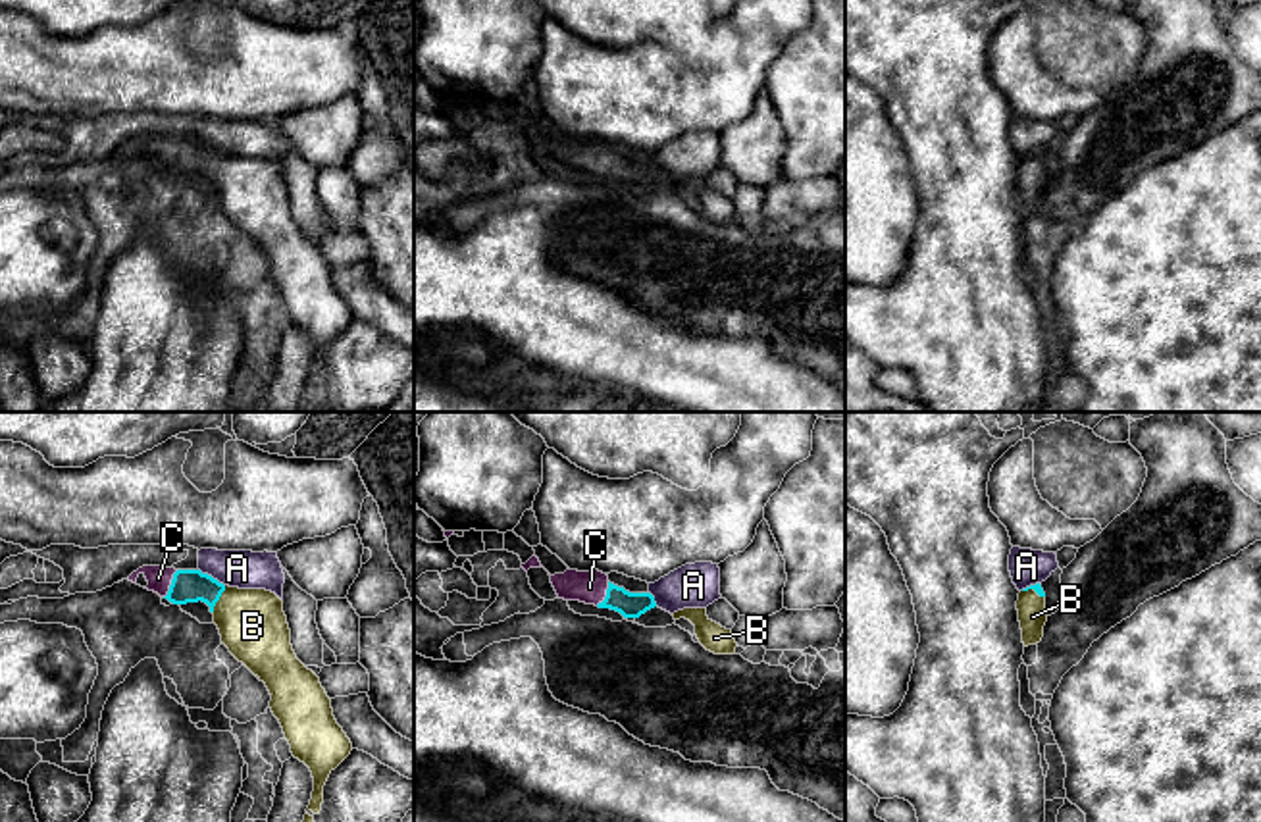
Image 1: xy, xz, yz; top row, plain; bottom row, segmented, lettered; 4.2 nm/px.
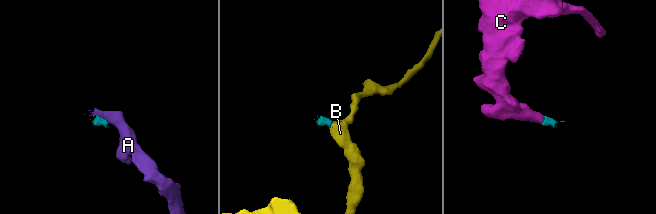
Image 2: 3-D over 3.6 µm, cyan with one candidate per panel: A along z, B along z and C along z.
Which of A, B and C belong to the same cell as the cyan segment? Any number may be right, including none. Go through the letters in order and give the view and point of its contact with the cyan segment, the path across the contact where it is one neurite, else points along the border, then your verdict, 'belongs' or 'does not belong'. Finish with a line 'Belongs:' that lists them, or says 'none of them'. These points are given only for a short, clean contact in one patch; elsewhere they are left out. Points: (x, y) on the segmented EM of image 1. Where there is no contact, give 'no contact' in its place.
A: meets cyan in xy at (210, 576); border along xy (199, 568), (224, 586); does not belong
B: meets cyan in xy at (218, 599); runs through xy (189, 586), (201, 586), (218, 599), (253, 626); belongs
C: meets cyan in xy at (172, 584); runs through xy (189, 586), (172, 584), (158, 578); belongs
Belongs: B, C

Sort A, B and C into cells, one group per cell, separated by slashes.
A / B C

